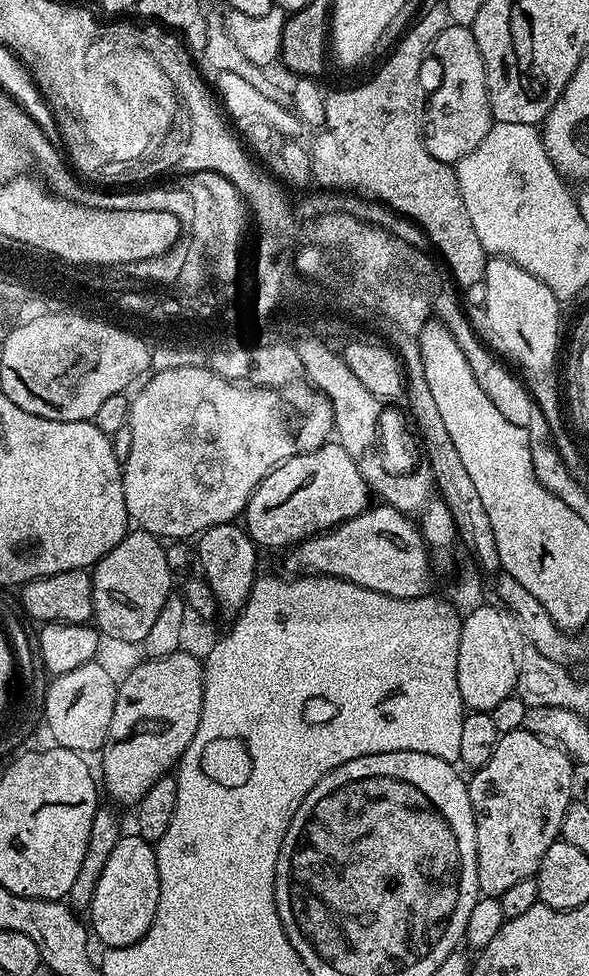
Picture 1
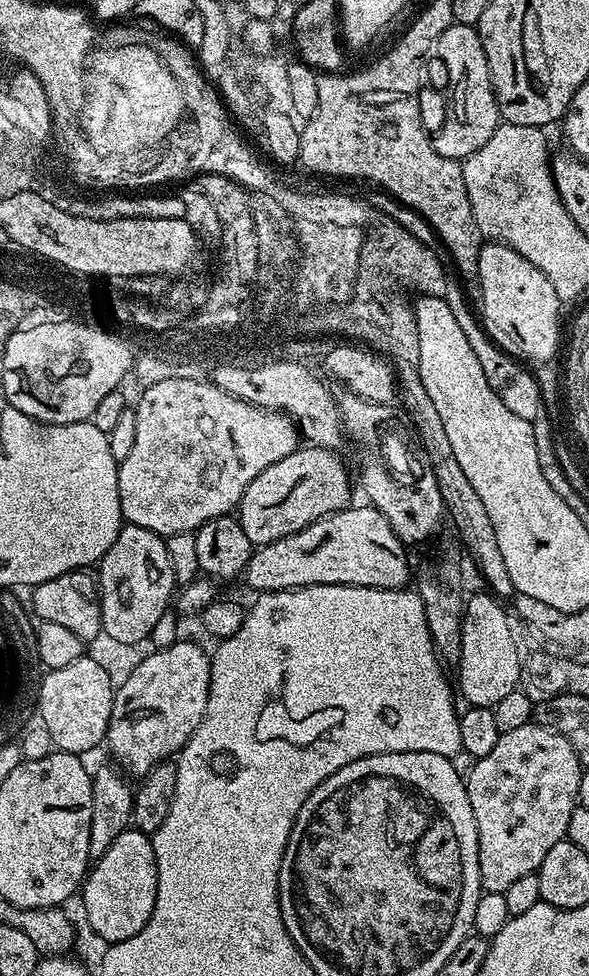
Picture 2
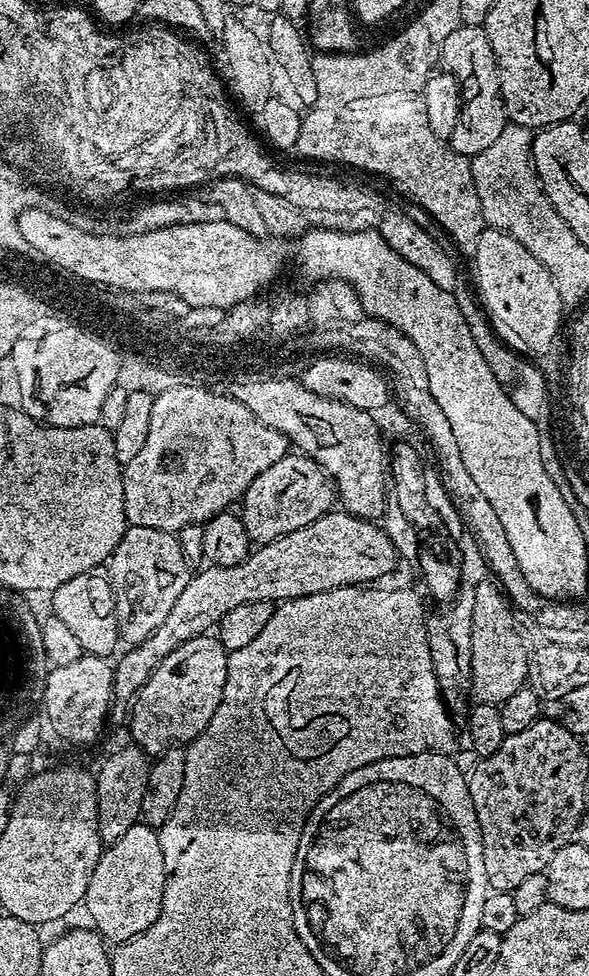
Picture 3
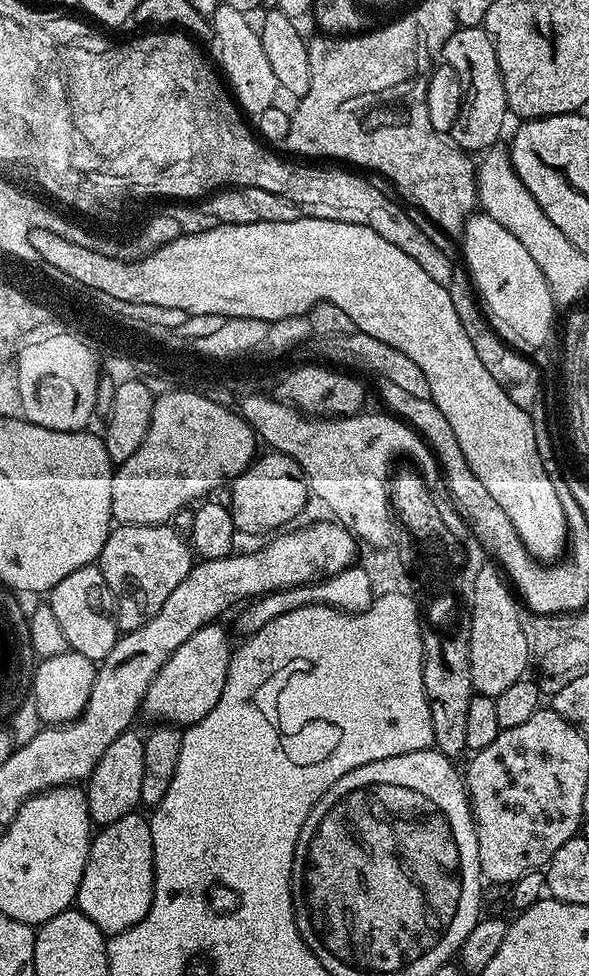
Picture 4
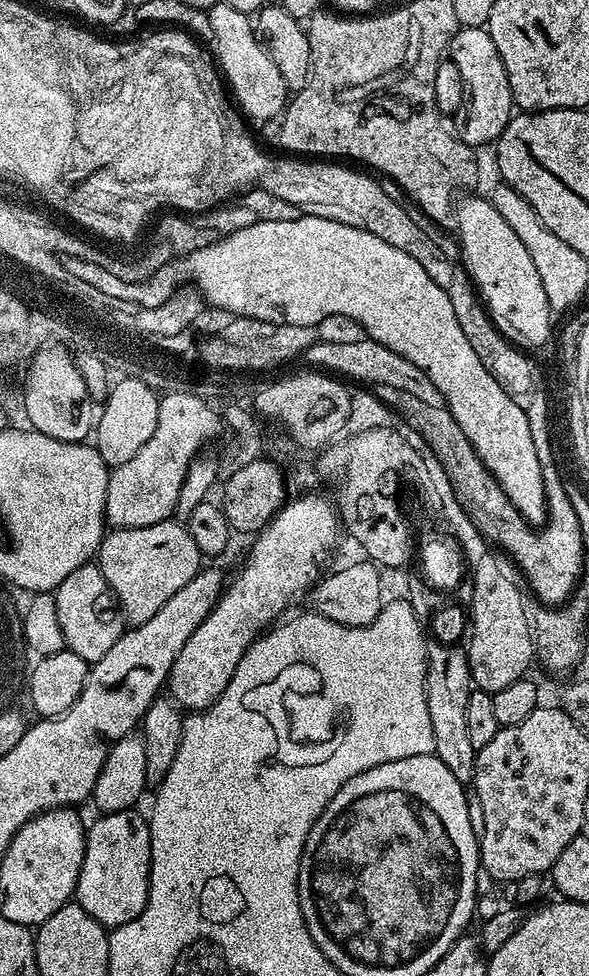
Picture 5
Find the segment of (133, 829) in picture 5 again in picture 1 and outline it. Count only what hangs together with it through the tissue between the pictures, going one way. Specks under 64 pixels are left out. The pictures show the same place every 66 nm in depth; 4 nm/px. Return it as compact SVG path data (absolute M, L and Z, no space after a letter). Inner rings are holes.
M139 834L121 835L118 846L114 846L106 866L102 866L102 876L94 886L90 913L90 928L105 949L121 948L138 942L150 930L158 910L160 879L156 865L156 850L149 841Z

